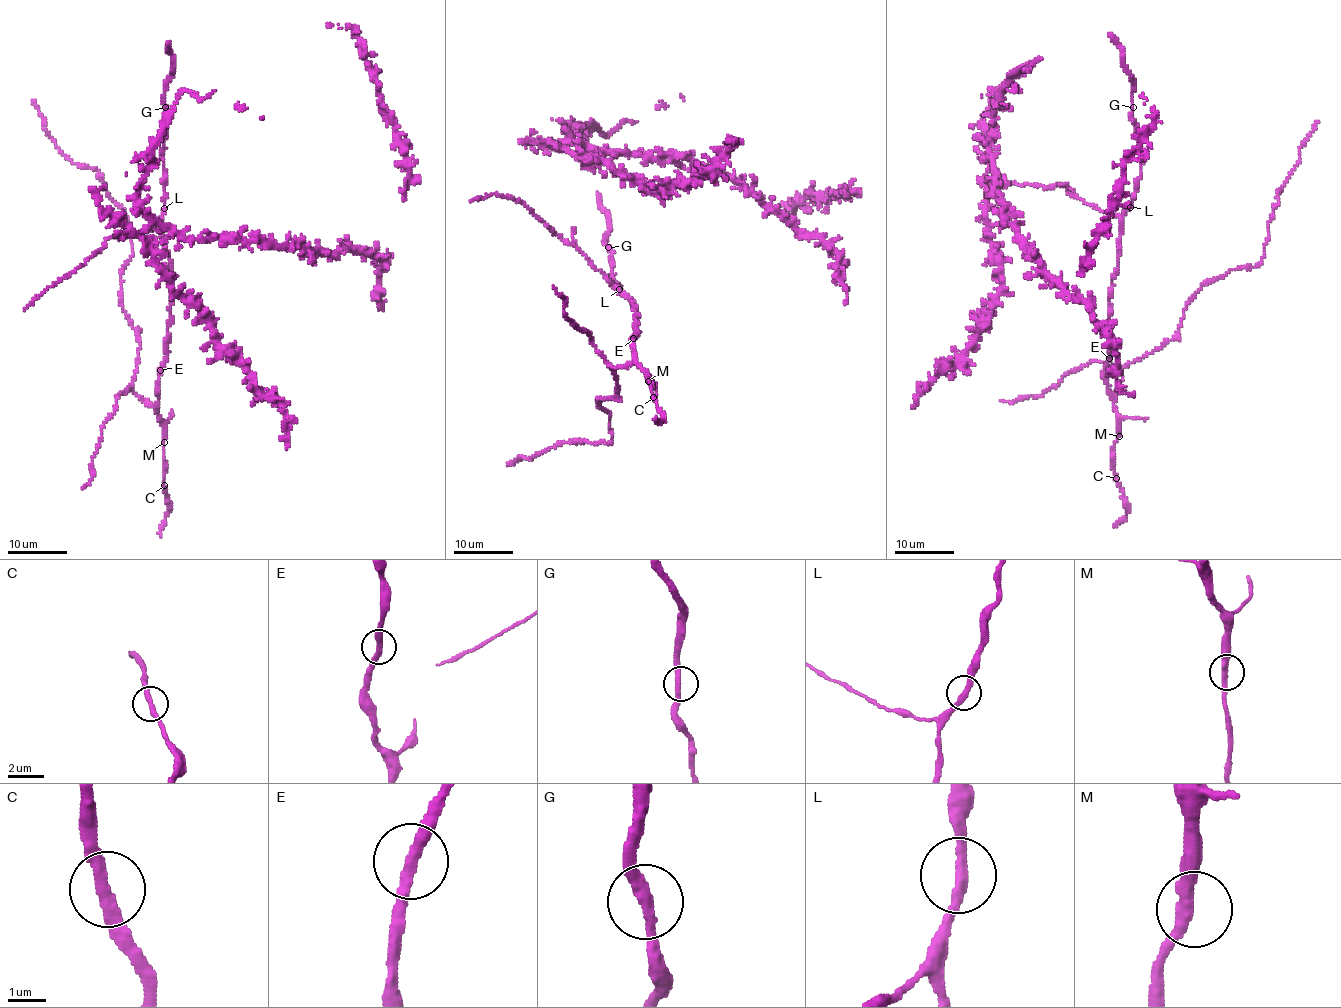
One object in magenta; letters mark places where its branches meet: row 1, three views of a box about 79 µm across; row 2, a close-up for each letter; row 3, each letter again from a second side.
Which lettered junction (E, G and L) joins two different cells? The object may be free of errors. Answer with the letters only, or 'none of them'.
none of them

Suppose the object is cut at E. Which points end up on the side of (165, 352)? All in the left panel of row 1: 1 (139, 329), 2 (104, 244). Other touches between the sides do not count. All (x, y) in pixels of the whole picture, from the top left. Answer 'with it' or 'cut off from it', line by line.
1: cut off from it
2: with it

